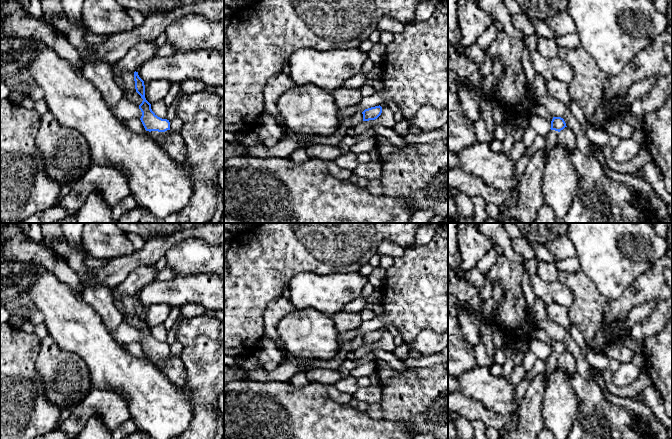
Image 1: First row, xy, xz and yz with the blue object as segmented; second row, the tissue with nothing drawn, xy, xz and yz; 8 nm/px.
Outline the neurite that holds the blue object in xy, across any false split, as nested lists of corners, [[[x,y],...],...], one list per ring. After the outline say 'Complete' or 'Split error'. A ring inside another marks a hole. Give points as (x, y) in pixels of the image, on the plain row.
[[[134,296],[134,305],[136,316],[143,323],[139,329],[139,333],[142,336],[140,342],[146,355],[151,358],[167,359],[170,354],[170,346],[167,343],[158,341],[151,333],[151,328],[145,322],[145,309],[144,305],[139,301],[138,296]]]. Split error

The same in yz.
[[[553,341],[551,345],[551,352],[549,354],[549,357],[546,360],[546,369],[543,372],[546,383],[550,374],[553,373],[558,367],[557,361],[558,361],[559,356],[563,354],[565,351],[567,350],[563,342]]]. Split error

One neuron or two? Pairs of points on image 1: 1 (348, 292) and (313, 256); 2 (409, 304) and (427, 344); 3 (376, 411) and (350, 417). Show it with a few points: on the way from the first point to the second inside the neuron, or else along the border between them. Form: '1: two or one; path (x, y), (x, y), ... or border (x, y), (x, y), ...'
1: two; border (307, 271), (321, 274), (353, 272)
2: two; border (437, 332), (431, 329), (423, 329), (407, 343)
3: two; border (366, 412), (374, 419), (382, 419)

